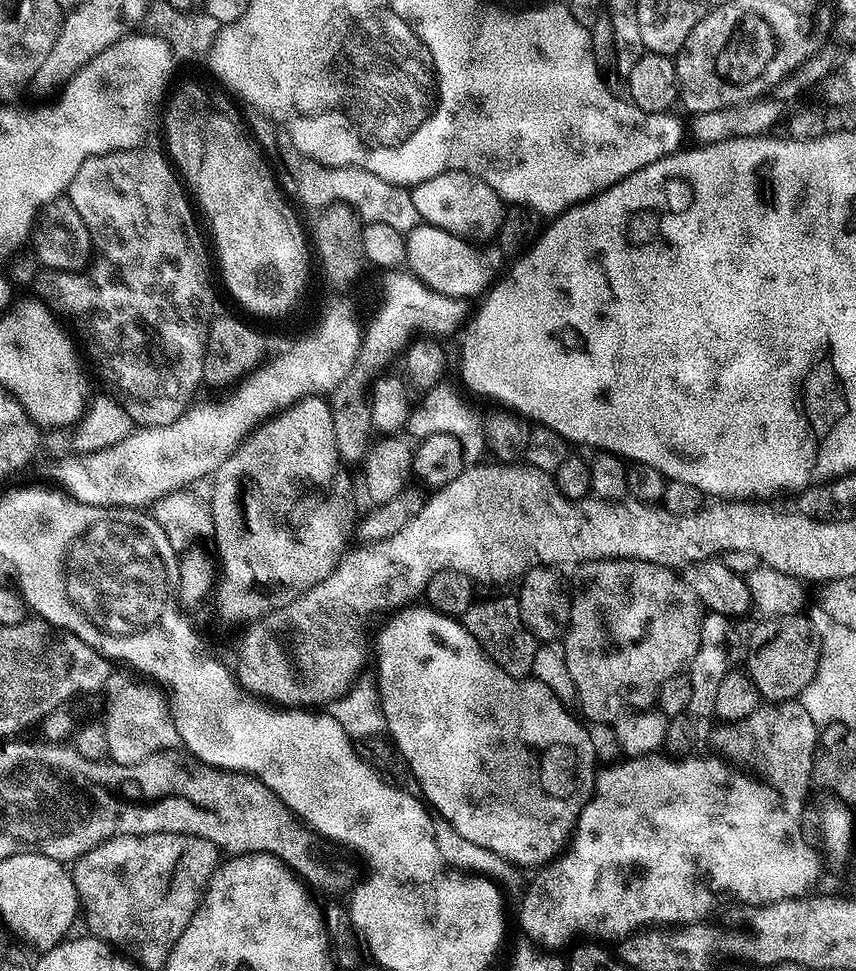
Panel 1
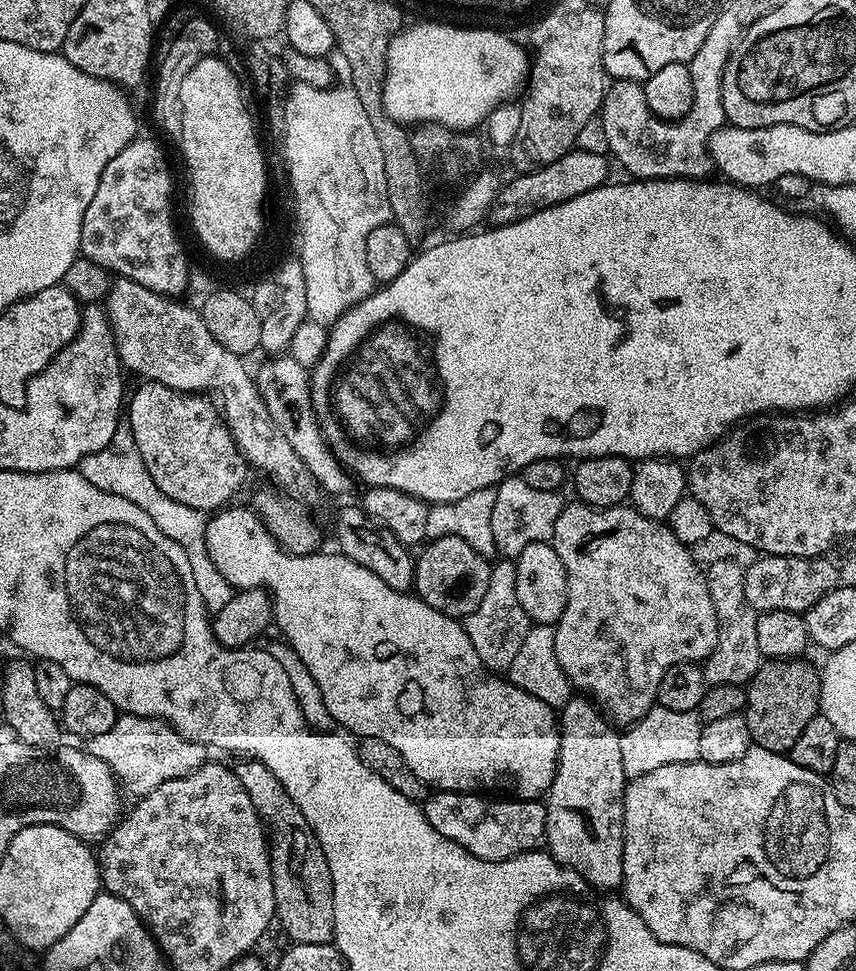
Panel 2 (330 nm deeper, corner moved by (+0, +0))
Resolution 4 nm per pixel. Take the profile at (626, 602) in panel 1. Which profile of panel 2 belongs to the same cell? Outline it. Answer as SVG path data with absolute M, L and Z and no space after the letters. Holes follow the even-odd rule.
M579 502L565 503L564 508L554 523L553 534L550 539L552 549L562 558L562 566L566 566L566 578L568 579L568 597L566 598L566 610L562 618L554 625L554 654L558 654L558 662L564 671L565 681L576 687L577 693L583 694L591 700L613 725L634 726L656 704L658 694L658 682L662 682L662 674L670 670L670 666L679 664L695 664L708 659L714 646L718 646L718 618L714 614L714 602L710 602L710 590L708 589L708 577L703 567L696 565L696 560L691 556L689 545L683 544L673 533L667 523L651 520L636 511L631 506L617 506L614 508L595 508L589 504Z

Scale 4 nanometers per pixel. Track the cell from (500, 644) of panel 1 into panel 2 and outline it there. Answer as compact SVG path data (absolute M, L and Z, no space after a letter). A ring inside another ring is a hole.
M508 558L497 560L492 564L490 586L486 586L486 595L482 602L478 602L478 610L463 617L462 626L466 630L468 641L474 642L476 657L482 658L485 669L507 670L517 657L522 642L526 640L530 621L526 610L522 610L522 602L518 602L515 563Z

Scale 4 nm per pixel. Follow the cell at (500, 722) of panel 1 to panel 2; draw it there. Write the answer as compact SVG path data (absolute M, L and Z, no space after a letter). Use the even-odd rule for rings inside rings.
M225 506L219 509L209 519L206 526L206 550L210 554L214 566L218 566L222 578L226 578L226 582L232 585L233 589L263 588L272 597L272 614L275 627L277 629L280 627L281 634L279 635L305 663L306 669L318 684L318 689L321 690L326 710L337 725L341 724L345 728L341 728L345 733L356 738L369 736L370 738L382 738L382 742L390 742L390 746L394 746L394 750L398 750L398 754L402 754L406 766L410 766L410 770L414 770L414 774L418 774L418 778L422 778L422 782L432 790L480 792L481 790L501 788L504 791L501 793L517 800L540 800L548 793L554 782L560 753L560 726L557 713L546 702L542 702L542 698L538 698L534 694L526 694L518 686L509 683L503 675L486 670L482 658L476 657L474 642L468 641L466 630L459 619L449 618L446 614L434 610L434 606L430 606L411 591L399 592L386 586L386 582L382 582L382 578L378 578L378 574L366 570L366 566L358 566L358 562L346 558L339 551L317 550L305 556L287 552L286 549L280 547L279 542L270 534L268 527L261 522L260 517L251 507L232 507Z

